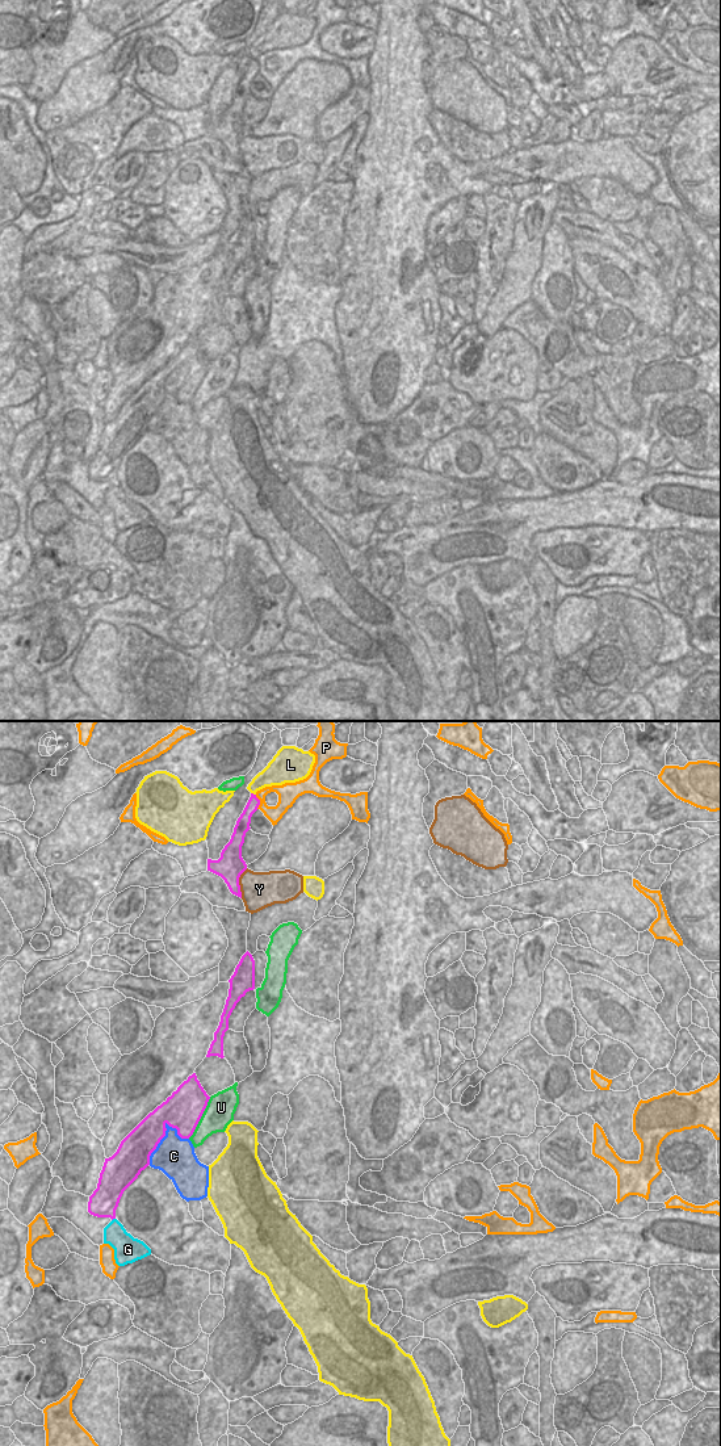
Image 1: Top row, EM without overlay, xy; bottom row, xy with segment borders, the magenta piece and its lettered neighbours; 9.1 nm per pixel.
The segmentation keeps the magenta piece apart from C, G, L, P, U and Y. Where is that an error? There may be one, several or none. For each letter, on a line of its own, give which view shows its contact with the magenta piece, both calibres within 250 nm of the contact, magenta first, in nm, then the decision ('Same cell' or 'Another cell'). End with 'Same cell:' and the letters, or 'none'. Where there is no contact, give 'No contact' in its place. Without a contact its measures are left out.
C: Touches magenta in xy. Thickness 340 nm (magenta) against 360 nm. Another cell
G: Touches magenta in xy. Thickness 260 nm (magenta) against 200 nm. Another cell
L: Touches magenta in xy. Thickness 110 nm (magenta) against 190 nm. Another cell
P: Touches magenta in xy. Thickness 120 nm (magenta) against 140 nm. Another cell
U: Touches magenta in xy. Thickness 360 nm (magenta) against 260 nm. Another cell
Y: Touches magenta in xy. Thickness 260 nm (magenta) against 340 nm. Another cell
Same cell: none.

